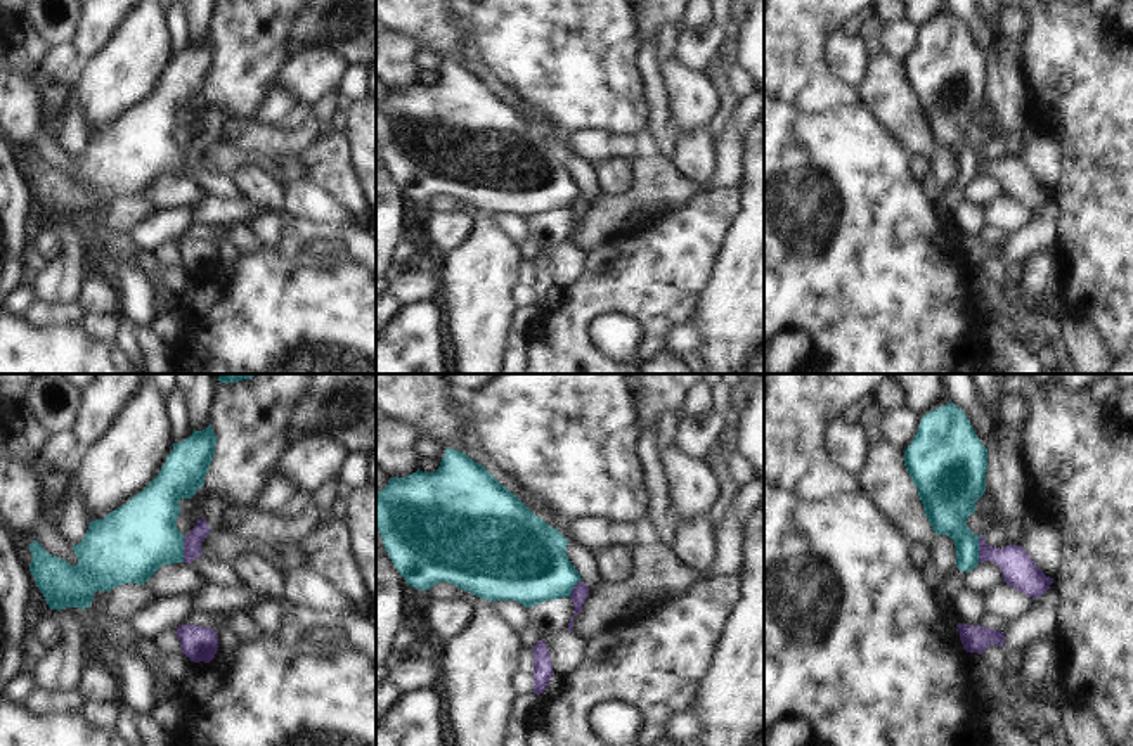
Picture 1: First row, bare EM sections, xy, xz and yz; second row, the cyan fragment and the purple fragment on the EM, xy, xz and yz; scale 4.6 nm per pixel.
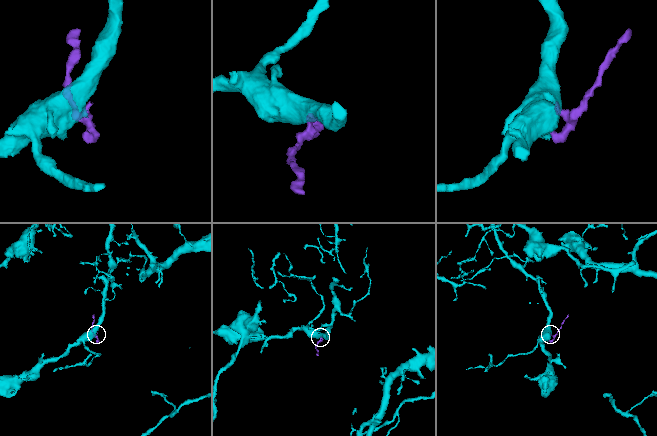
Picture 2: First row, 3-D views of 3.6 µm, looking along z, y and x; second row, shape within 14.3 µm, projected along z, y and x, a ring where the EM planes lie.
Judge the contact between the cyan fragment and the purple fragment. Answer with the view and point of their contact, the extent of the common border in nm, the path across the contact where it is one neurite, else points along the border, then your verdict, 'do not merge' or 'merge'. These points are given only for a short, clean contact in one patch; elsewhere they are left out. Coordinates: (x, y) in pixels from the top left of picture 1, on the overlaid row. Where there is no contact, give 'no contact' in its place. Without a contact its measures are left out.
yz (977, 549) | 130 nm | along yz (983, 535), (979, 539), (977, 561) | do not merge

